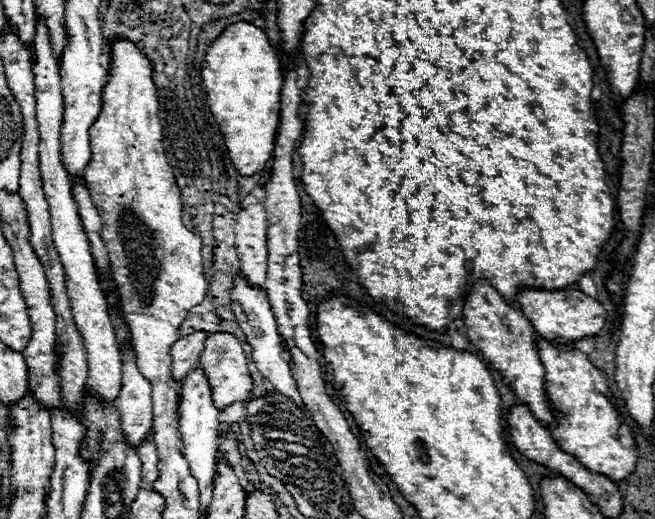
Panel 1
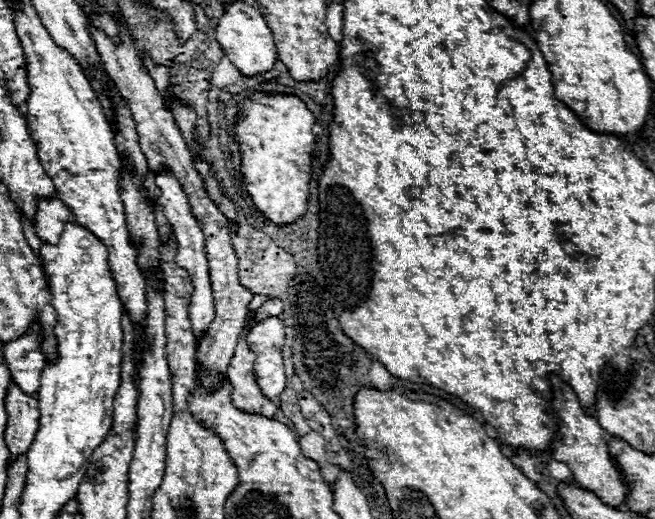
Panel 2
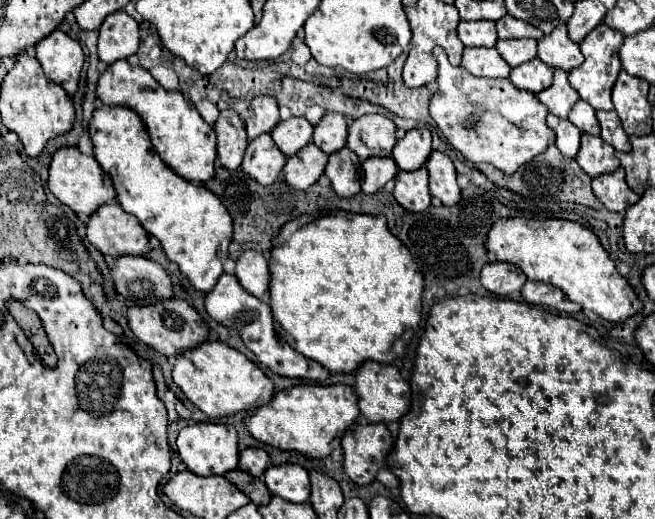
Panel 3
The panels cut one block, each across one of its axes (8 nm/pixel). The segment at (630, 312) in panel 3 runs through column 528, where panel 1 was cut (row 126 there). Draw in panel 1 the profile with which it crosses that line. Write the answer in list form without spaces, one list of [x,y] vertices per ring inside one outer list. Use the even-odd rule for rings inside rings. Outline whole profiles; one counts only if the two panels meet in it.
[[[248,22],[226,26],[222,36],[206,52],[202,80],[210,112],[223,134],[230,162],[242,176],[260,174],[272,158],[276,128],[280,128],[282,70],[268,36]]]

